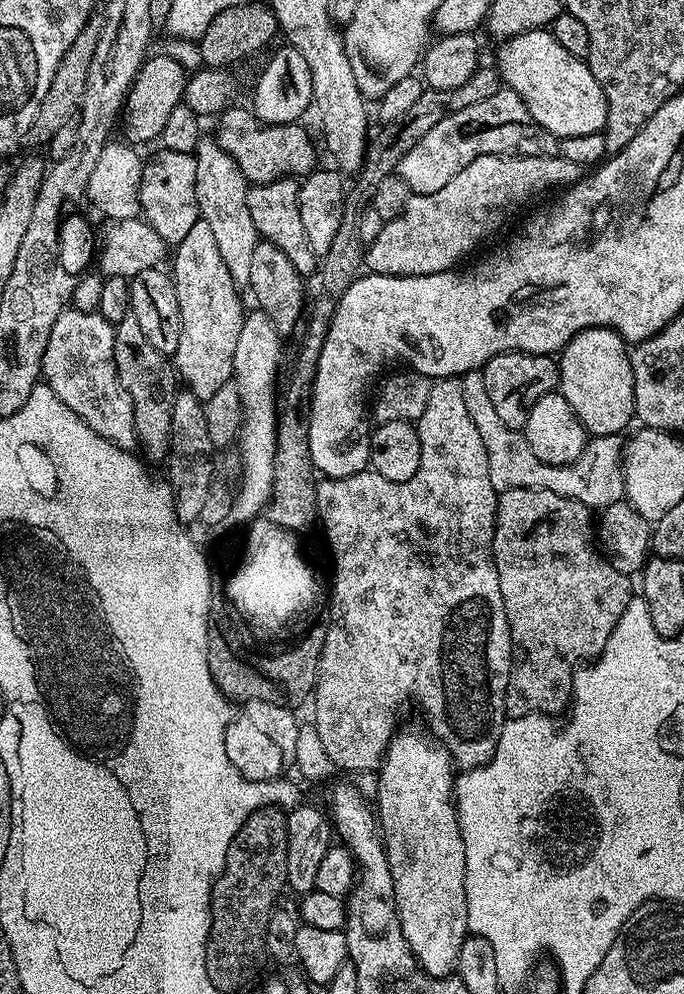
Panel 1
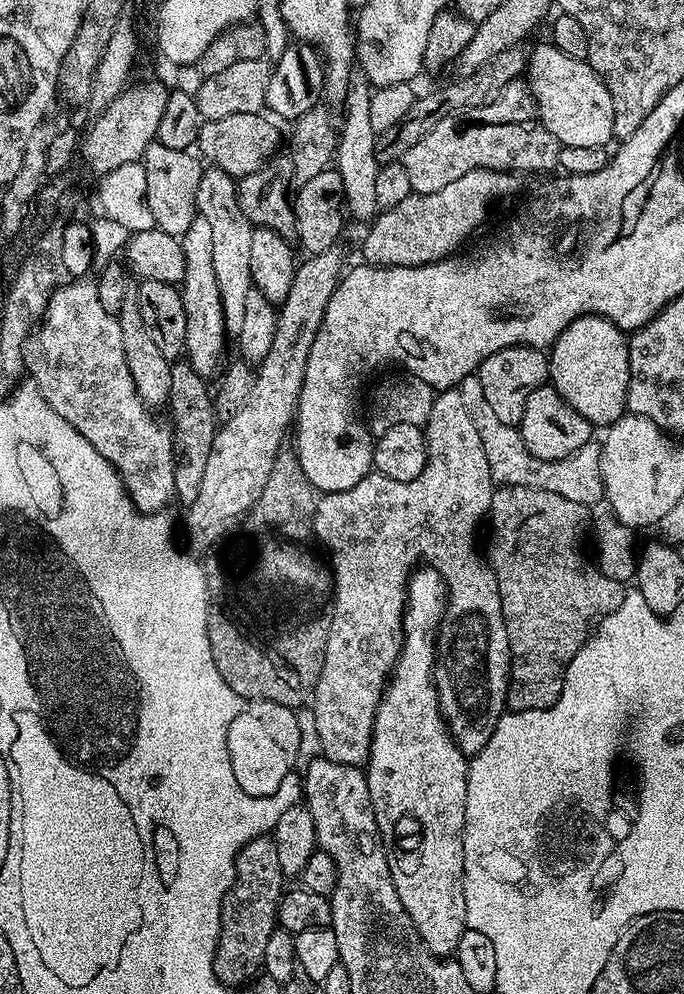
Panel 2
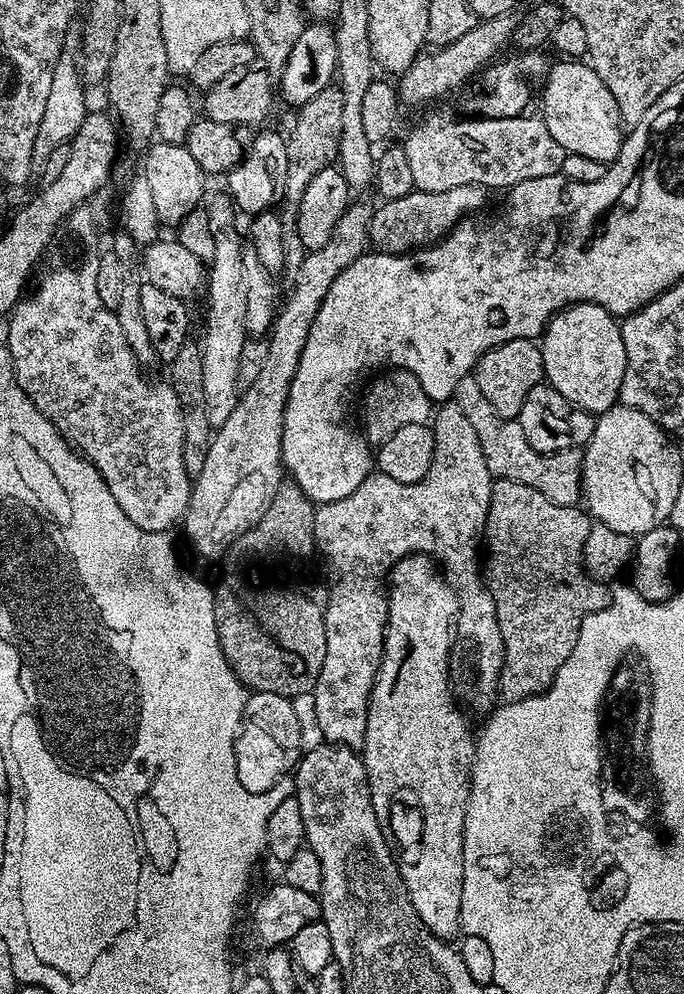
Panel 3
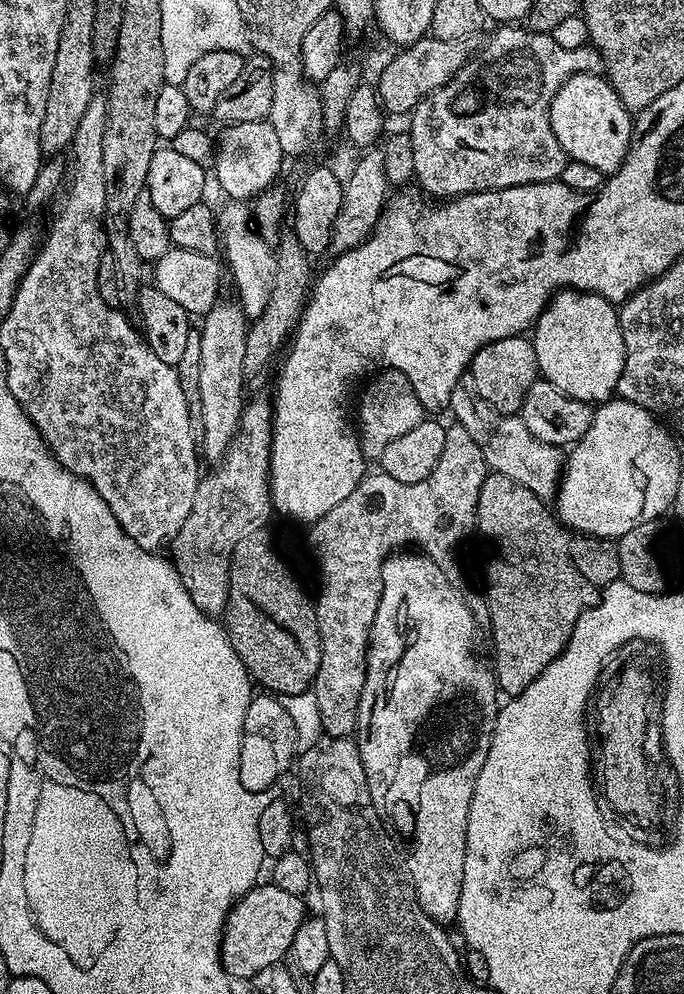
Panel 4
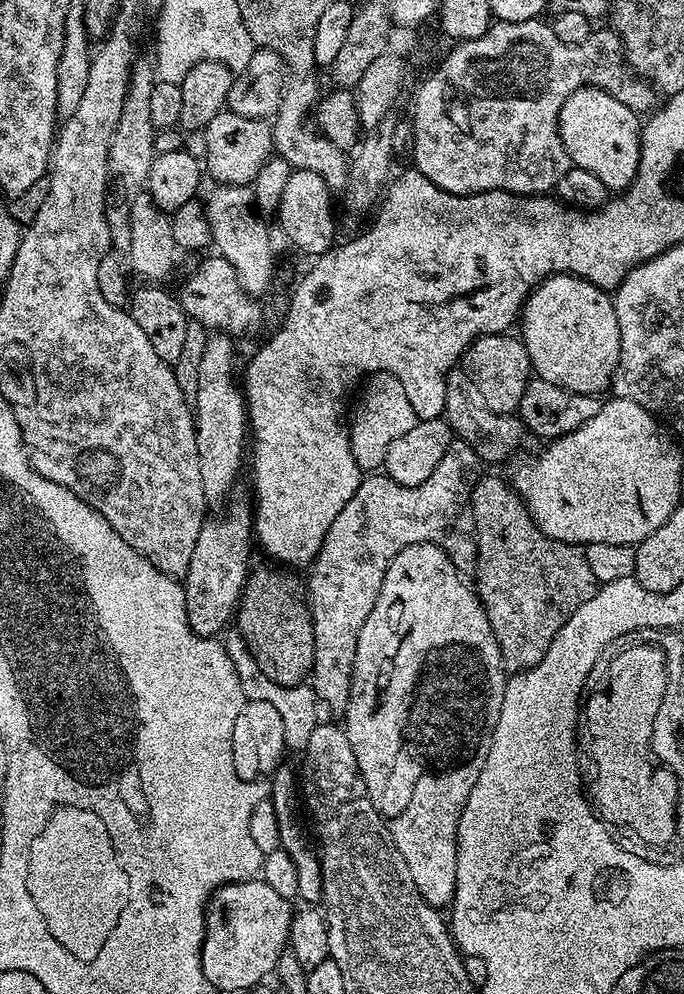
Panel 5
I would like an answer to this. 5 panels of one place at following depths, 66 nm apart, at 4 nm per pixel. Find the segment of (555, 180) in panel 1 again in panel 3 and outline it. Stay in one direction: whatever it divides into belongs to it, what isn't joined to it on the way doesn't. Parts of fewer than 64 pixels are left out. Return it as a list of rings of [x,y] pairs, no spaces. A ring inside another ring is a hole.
[[[479,184],[454,186],[454,190],[437,192],[412,191],[406,198],[381,203],[373,211],[368,238],[373,249],[381,252],[411,252],[443,240],[466,216],[479,213],[484,204],[485,189]]]

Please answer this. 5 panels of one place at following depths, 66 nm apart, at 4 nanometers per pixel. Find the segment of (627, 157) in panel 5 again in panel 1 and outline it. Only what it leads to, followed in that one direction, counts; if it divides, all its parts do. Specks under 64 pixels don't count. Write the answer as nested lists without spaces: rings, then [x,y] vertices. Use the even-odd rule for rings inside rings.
[[[535,28],[512,36],[499,45],[495,67],[507,87],[520,95],[530,110],[534,122],[538,122],[557,138],[578,138],[580,134],[603,132],[608,100],[602,94],[602,86],[594,78],[587,63],[581,57],[570,54],[558,46],[551,31]]]

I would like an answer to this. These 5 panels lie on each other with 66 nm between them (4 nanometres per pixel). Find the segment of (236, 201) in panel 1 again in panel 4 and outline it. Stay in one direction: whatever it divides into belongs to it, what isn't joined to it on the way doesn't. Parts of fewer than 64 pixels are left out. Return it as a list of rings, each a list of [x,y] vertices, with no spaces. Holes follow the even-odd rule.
[[[221,298],[202,317],[199,325],[202,354],[198,357],[198,394],[200,395],[200,415],[198,436],[202,441],[202,456],[205,461],[218,462],[236,433],[240,415],[246,403],[244,383],[246,377],[242,362],[246,355],[246,334],[249,319],[240,309],[235,299]]]

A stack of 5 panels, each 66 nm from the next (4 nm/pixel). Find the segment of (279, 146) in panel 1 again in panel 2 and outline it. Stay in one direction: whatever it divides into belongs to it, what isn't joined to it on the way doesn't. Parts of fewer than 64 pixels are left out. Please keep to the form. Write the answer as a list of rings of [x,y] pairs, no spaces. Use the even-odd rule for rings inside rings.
[[[257,112],[230,114],[229,117],[203,121],[196,143],[197,151],[199,149],[201,152],[199,155],[213,167],[230,174],[235,180],[254,173],[267,159],[271,159],[277,153],[280,144],[279,130],[269,117],[266,119],[263,116],[265,115]]]

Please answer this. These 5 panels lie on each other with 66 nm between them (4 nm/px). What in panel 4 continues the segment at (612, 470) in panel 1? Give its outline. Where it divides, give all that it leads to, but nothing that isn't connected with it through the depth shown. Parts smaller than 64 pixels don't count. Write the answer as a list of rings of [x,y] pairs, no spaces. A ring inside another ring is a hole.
[[[471,374],[458,378],[448,399],[448,408],[456,415],[453,416],[455,423],[462,425],[466,434],[474,438],[478,450],[482,450],[482,458],[491,471],[506,474],[506,478],[530,490],[542,501],[555,501],[566,463],[566,452],[561,445],[538,442],[538,438],[534,438],[530,430],[526,430],[519,415],[505,414],[490,407],[478,394]]]

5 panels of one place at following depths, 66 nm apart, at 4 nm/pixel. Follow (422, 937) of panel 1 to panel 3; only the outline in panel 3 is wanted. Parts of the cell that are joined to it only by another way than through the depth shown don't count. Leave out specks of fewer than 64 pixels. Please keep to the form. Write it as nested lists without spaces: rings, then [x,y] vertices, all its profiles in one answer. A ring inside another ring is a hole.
[[[422,555],[402,558],[390,573],[390,597],[388,604],[388,629],[384,639],[384,657],[376,675],[376,681],[370,694],[368,713],[366,714],[366,738],[362,749],[362,759],[366,766],[370,798],[374,806],[374,814],[380,823],[380,829],[386,839],[394,845],[396,865],[400,868],[402,882],[410,894],[410,902],[414,902],[414,910],[418,910],[418,918],[426,922],[426,926],[439,940],[451,941],[455,932],[461,931],[460,911],[462,910],[462,878],[464,877],[464,823],[466,822],[466,806],[472,789],[472,767],[476,757],[477,737],[468,729],[468,720],[463,716],[461,705],[454,695],[450,679],[450,657],[452,654],[452,638],[454,621],[458,611],[456,589],[446,579],[445,573],[429,557]]]

